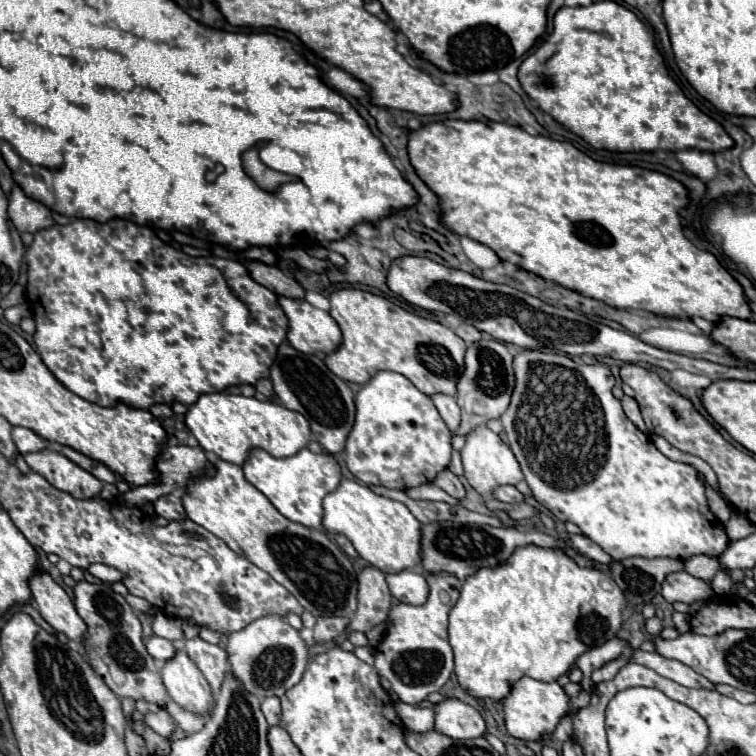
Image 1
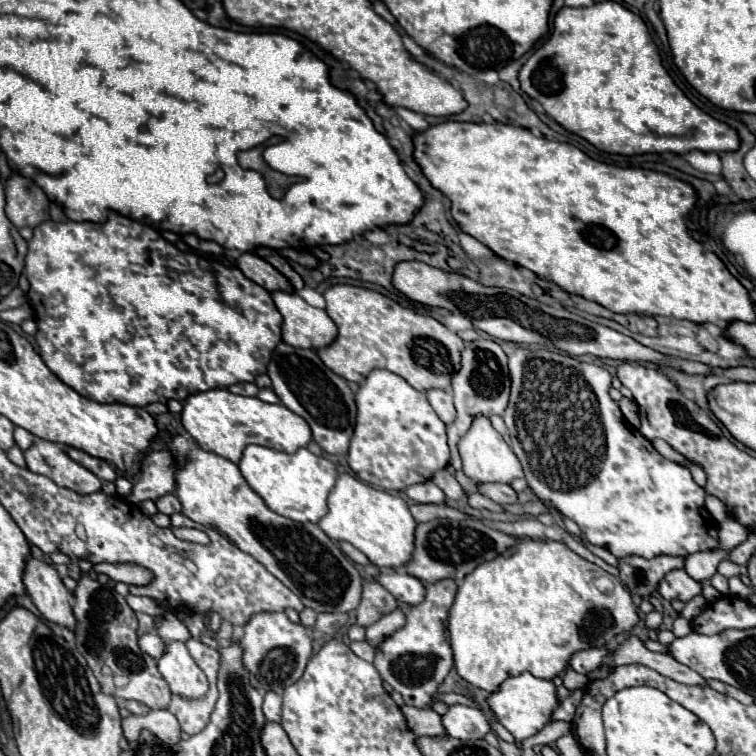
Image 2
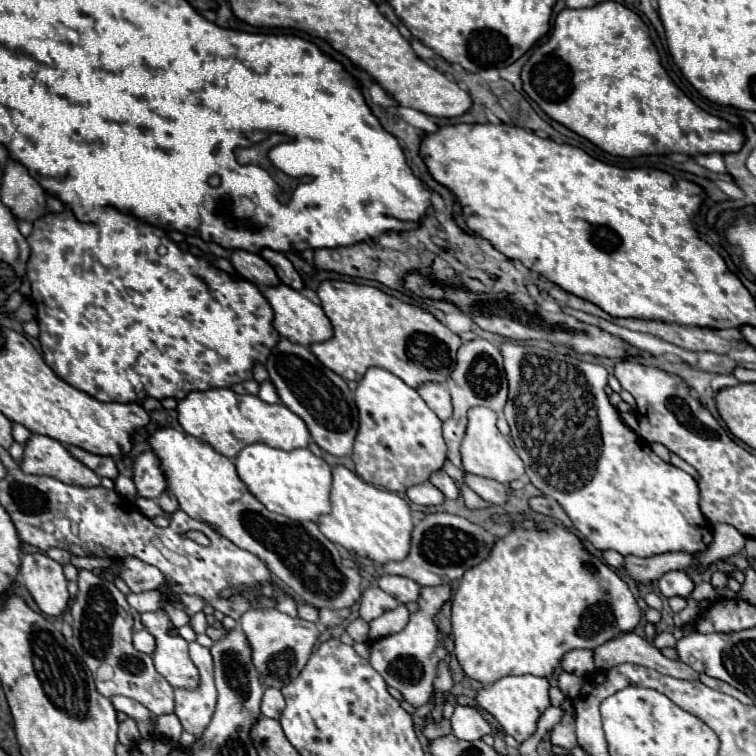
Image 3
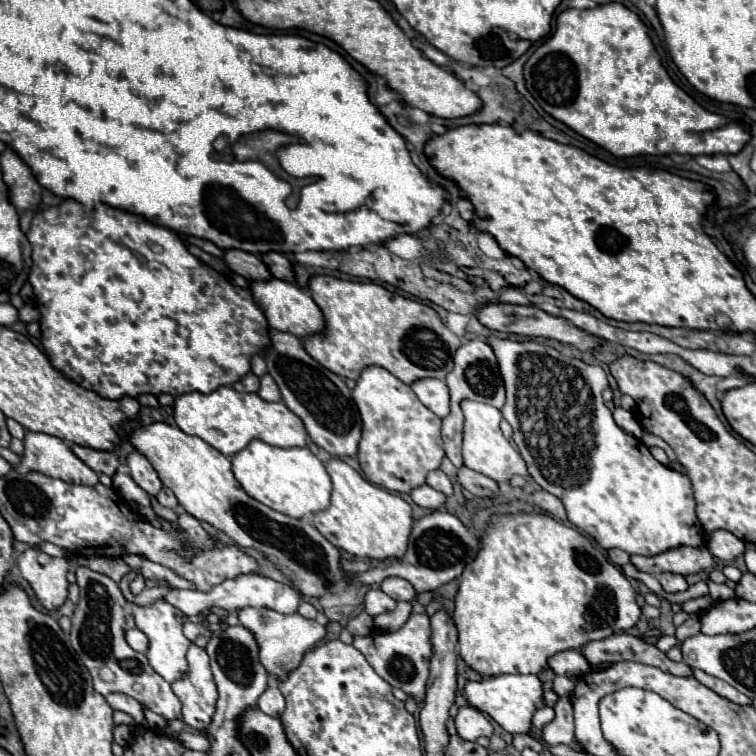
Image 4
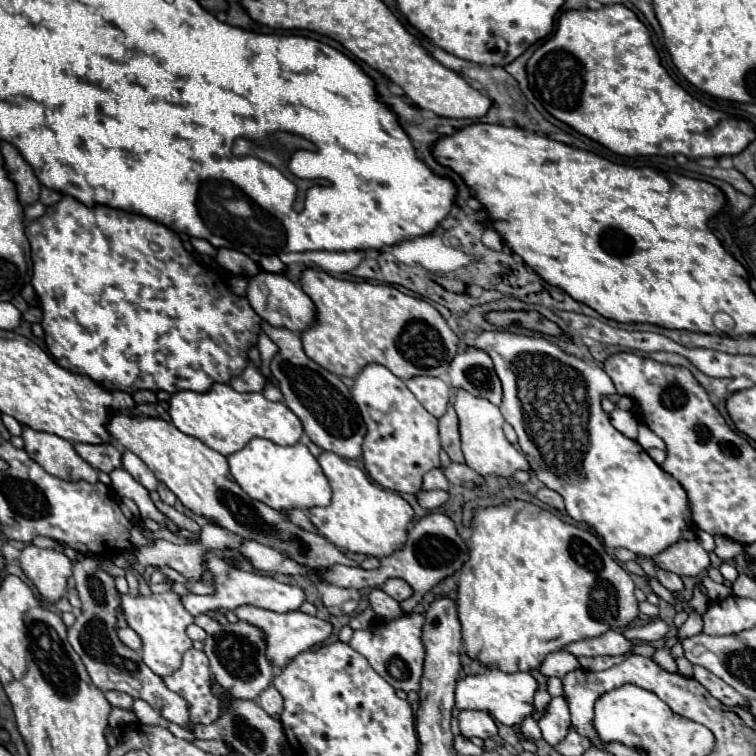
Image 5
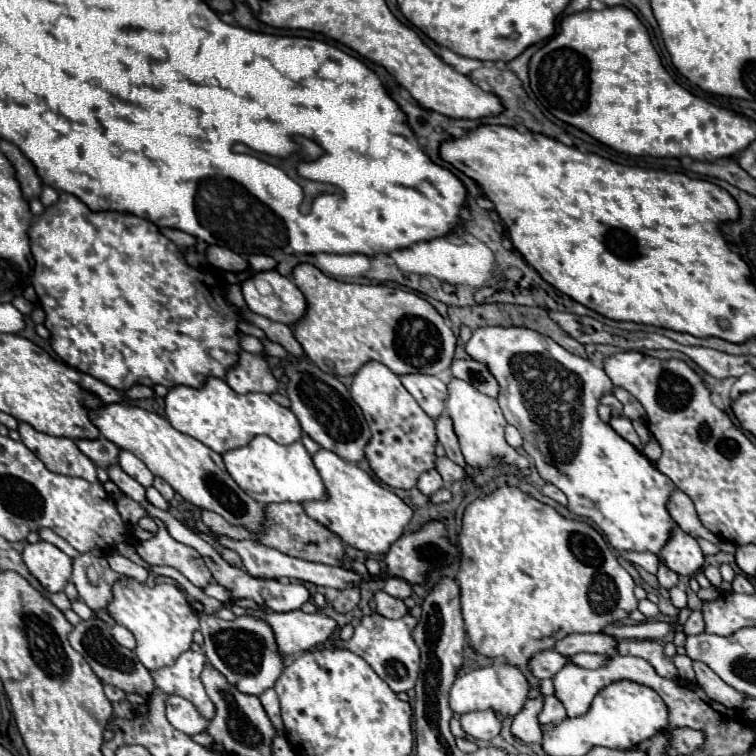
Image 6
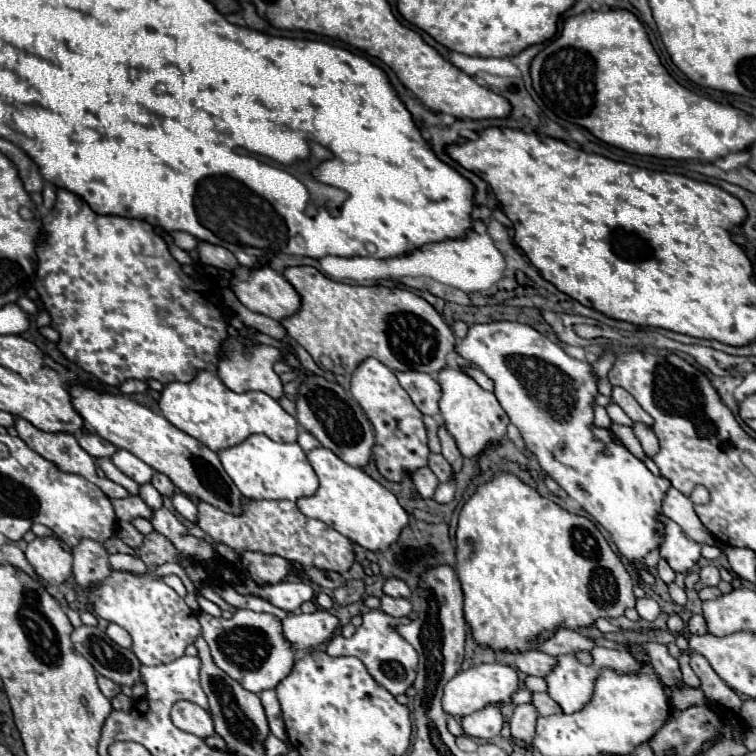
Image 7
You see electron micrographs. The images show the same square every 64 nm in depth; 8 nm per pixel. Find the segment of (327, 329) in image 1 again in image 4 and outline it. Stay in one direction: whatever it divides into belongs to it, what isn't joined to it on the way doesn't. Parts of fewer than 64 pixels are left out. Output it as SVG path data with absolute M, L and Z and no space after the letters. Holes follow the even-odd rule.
M278 278L258 280L250 284L250 292L252 292L254 302L264 312L270 328L280 330L280 332L290 332L298 338L306 336L306 332L318 332L318 328L322 328L322 312L318 312L318 306L314 304L314 300L296 284L278 280Z

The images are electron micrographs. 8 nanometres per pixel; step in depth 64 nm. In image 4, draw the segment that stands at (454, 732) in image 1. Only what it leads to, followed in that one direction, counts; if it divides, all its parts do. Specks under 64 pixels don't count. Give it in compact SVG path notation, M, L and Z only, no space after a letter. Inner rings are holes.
M462 706L458 710L458 716L456 716L456 730L458 734L464 738L464 740L476 740L480 736L486 736L490 738L494 728L490 724L490 720L476 708L470 708L470 706Z

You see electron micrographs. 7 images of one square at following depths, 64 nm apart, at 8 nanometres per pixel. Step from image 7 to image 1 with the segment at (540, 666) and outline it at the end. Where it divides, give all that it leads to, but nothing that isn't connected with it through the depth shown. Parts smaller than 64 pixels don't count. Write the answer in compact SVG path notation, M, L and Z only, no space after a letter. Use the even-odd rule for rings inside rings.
M612 638L612 640L608 640L606 644L602 644L602 646L598 646L598 648L590 648L588 652L580 654L580 656L576 658L576 666L582 670L584 676L590 676L592 670L596 670L596 668L604 666L606 662L618 658L624 648L626 648L626 642L622 642L622 640L618 640L618 638Z

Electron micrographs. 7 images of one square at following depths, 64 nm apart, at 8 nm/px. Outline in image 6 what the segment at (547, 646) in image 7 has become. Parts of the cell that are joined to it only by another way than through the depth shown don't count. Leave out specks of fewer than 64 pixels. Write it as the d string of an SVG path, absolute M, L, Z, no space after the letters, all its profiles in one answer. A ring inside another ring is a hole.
M604 632L600 634L568 634L552 646L554 652L562 656L574 656L578 652L596 652L596 654L614 654L616 652L616 640L606 636Z

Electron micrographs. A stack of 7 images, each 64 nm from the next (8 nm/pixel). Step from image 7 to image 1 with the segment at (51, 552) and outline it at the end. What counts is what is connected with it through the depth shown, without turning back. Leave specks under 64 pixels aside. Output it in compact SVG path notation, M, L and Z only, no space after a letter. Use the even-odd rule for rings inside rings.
M38 570L30 580L32 598L42 614L42 618L56 630L66 634L70 640L80 642L82 632L86 632L86 624L78 616L70 596L66 590L54 582L54 578L46 570Z

